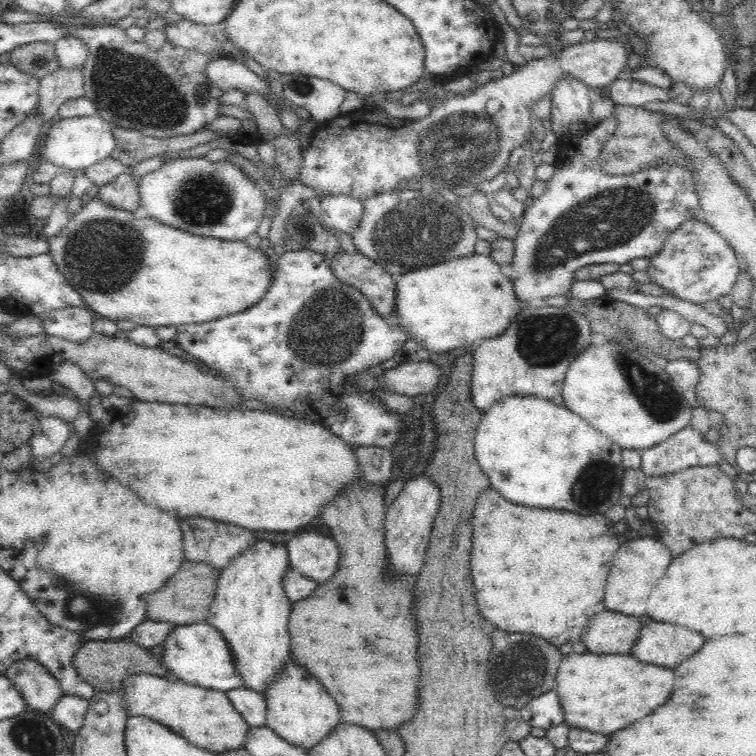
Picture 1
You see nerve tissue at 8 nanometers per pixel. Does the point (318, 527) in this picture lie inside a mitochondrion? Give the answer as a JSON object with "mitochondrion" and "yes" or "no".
{"mitochondrion":"no"}

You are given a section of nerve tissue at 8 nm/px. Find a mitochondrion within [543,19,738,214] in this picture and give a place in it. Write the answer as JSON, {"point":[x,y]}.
{"point":[660,41]}

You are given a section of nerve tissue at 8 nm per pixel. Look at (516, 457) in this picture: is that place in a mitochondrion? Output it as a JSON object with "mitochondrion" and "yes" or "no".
{"mitochondrion":"no"}

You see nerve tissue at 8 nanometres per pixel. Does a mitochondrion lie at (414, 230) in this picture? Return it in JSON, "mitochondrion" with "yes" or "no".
{"mitochondrion":"yes"}

